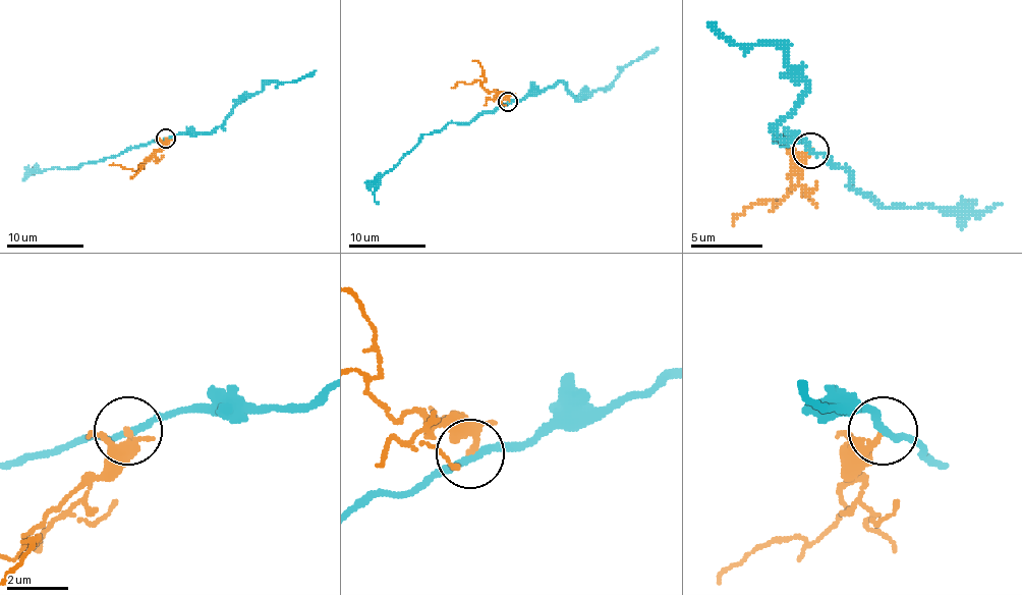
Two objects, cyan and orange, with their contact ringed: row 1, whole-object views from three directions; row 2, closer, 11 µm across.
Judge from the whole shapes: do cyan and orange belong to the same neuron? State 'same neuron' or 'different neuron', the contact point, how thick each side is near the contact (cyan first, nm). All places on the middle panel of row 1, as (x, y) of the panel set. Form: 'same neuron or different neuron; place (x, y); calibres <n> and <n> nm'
different neuron; place (508, 102); calibres 200 and 140 nm

